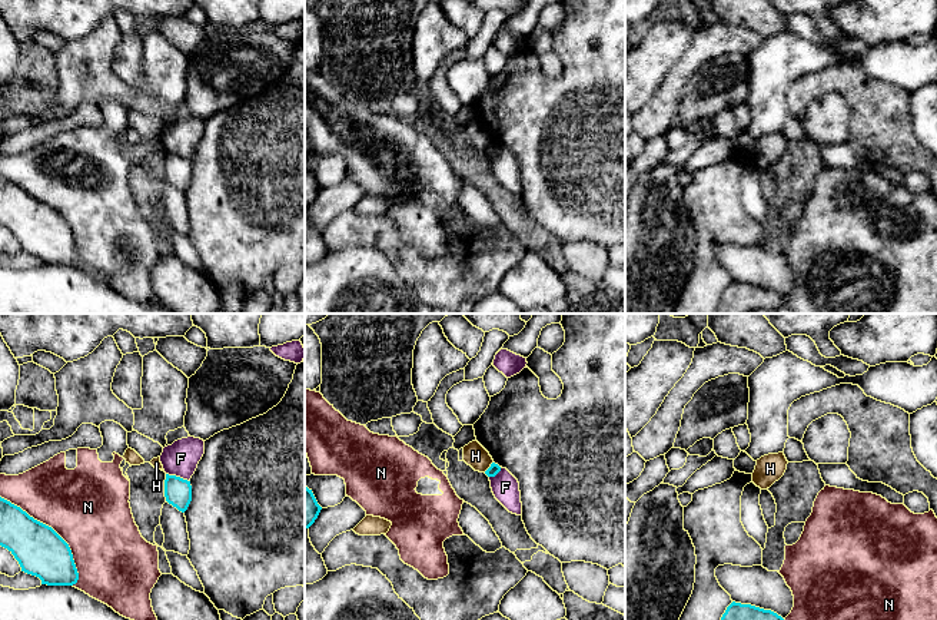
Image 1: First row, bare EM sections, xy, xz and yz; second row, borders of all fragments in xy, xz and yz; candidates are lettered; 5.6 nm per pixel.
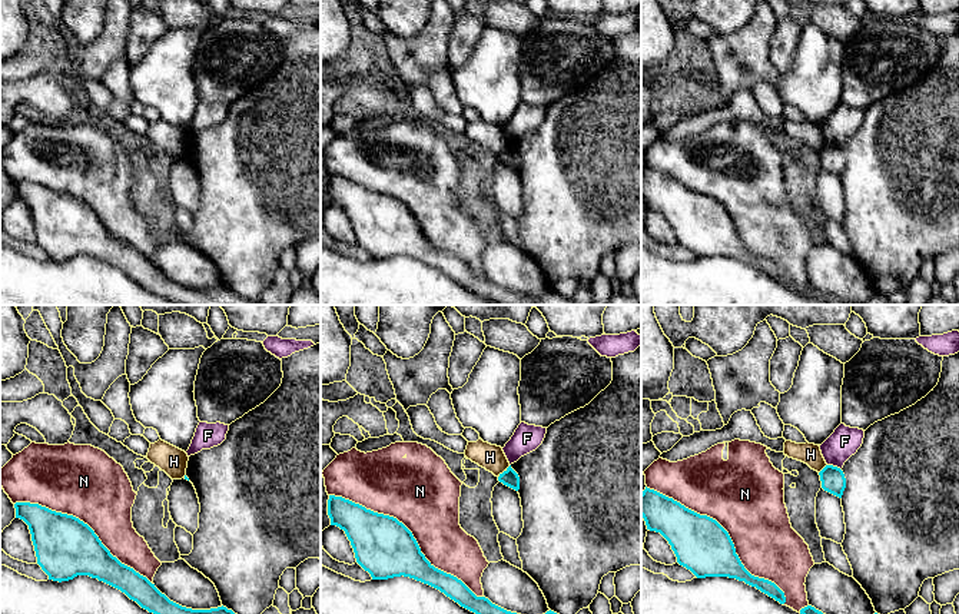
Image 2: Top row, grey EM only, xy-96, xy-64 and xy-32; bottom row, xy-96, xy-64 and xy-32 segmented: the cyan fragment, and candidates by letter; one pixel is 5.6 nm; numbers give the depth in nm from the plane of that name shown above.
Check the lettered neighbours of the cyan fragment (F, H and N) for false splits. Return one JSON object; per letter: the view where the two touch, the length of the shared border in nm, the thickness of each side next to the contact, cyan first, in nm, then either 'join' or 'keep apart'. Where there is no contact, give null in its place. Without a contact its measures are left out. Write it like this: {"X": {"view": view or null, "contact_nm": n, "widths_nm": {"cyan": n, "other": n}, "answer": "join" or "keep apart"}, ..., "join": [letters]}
{"F": {"view": "xy", "contact_nm": 140, "widths_nm": {"cyan": 160, "other": 200}, "answer": "keep apart"}, "H": {"view": "xz", "contact_nm": 80, "widths_nm": {"cyan": 60, "other": 130}, "answer": "keep apart"}, "N": {"view": "xy", "contact_nm": 650, "widths_nm": {"cyan": 280, "other": 460}, "answer": "keep apart"}, "join": []}

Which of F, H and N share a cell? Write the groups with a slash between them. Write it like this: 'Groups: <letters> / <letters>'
Groups: F / H / N

